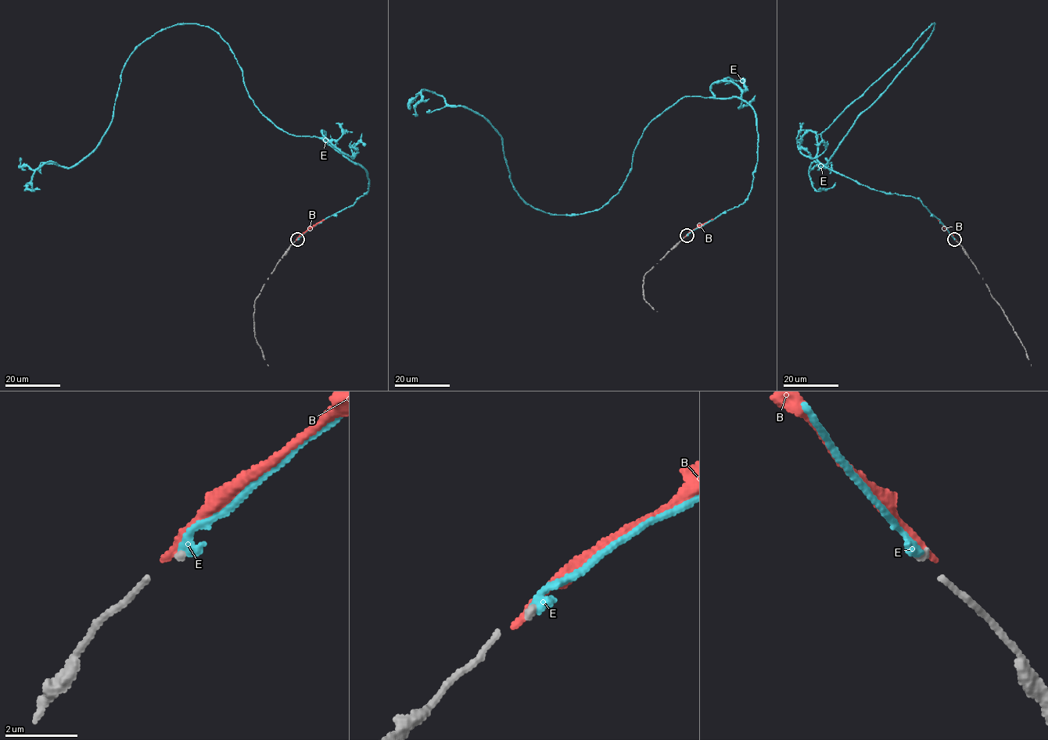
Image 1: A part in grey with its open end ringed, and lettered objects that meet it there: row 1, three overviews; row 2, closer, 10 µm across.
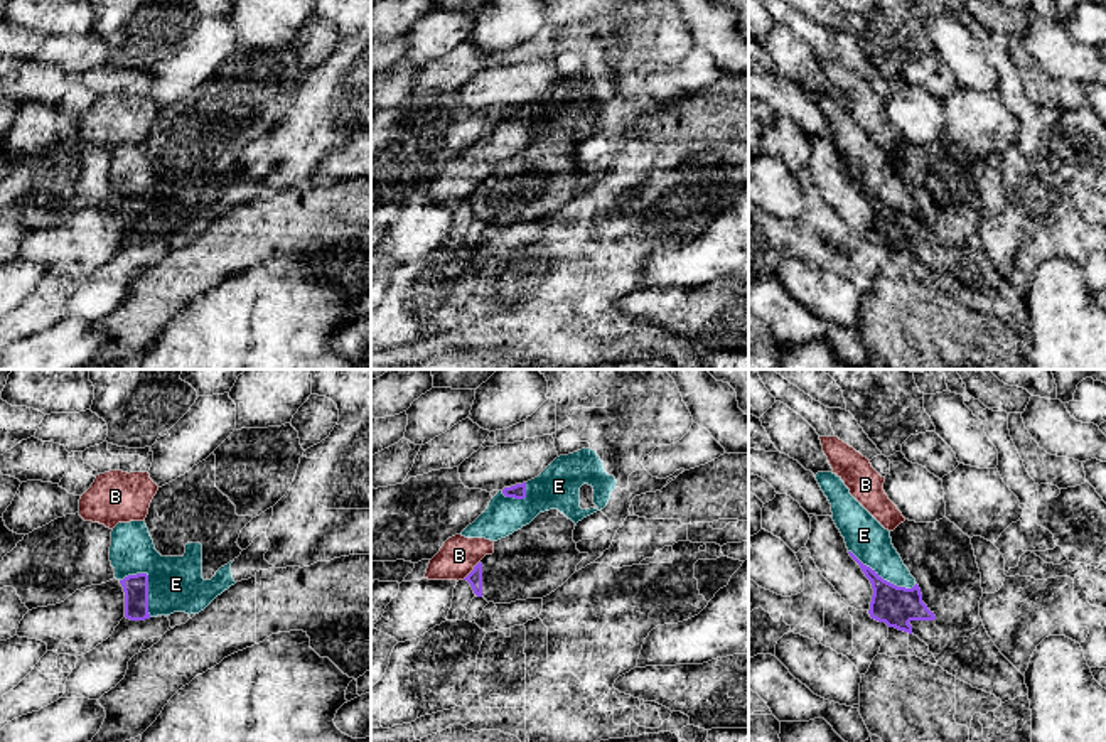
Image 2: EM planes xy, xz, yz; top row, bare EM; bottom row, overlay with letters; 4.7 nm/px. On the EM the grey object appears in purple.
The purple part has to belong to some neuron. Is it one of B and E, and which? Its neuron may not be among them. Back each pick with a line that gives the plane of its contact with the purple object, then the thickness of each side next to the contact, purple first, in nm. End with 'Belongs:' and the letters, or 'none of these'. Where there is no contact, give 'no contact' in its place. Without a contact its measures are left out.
E: yz | 190/190 nm
Belongs: E

